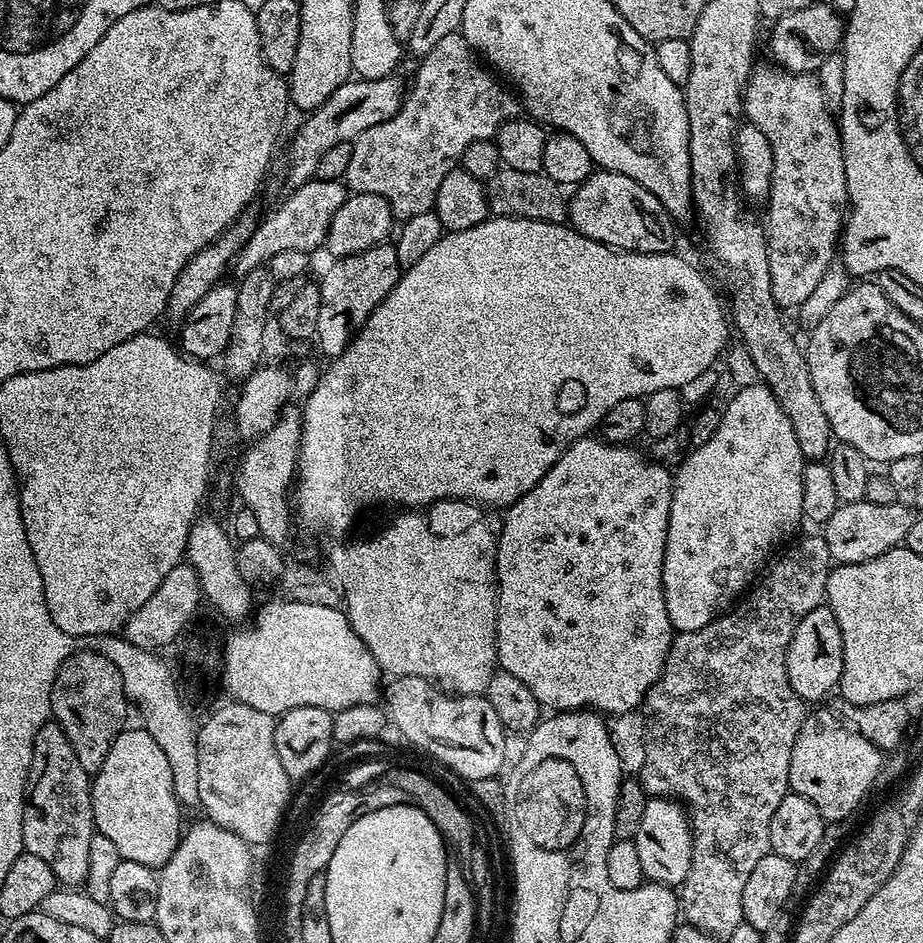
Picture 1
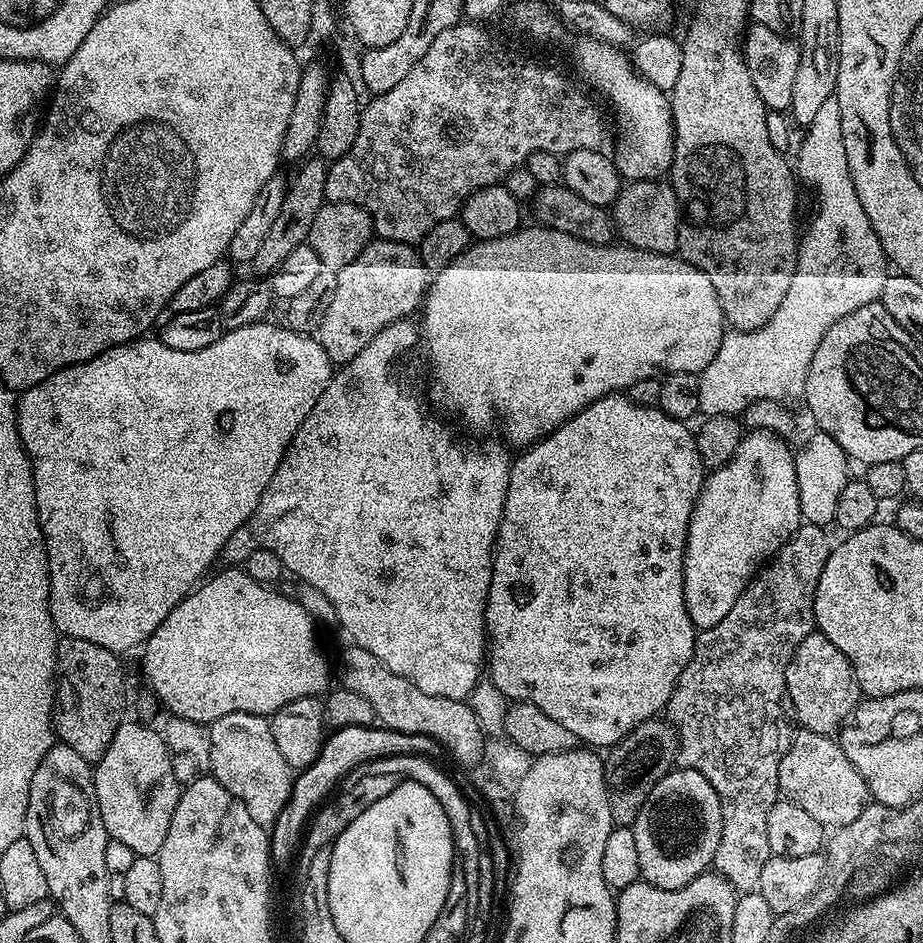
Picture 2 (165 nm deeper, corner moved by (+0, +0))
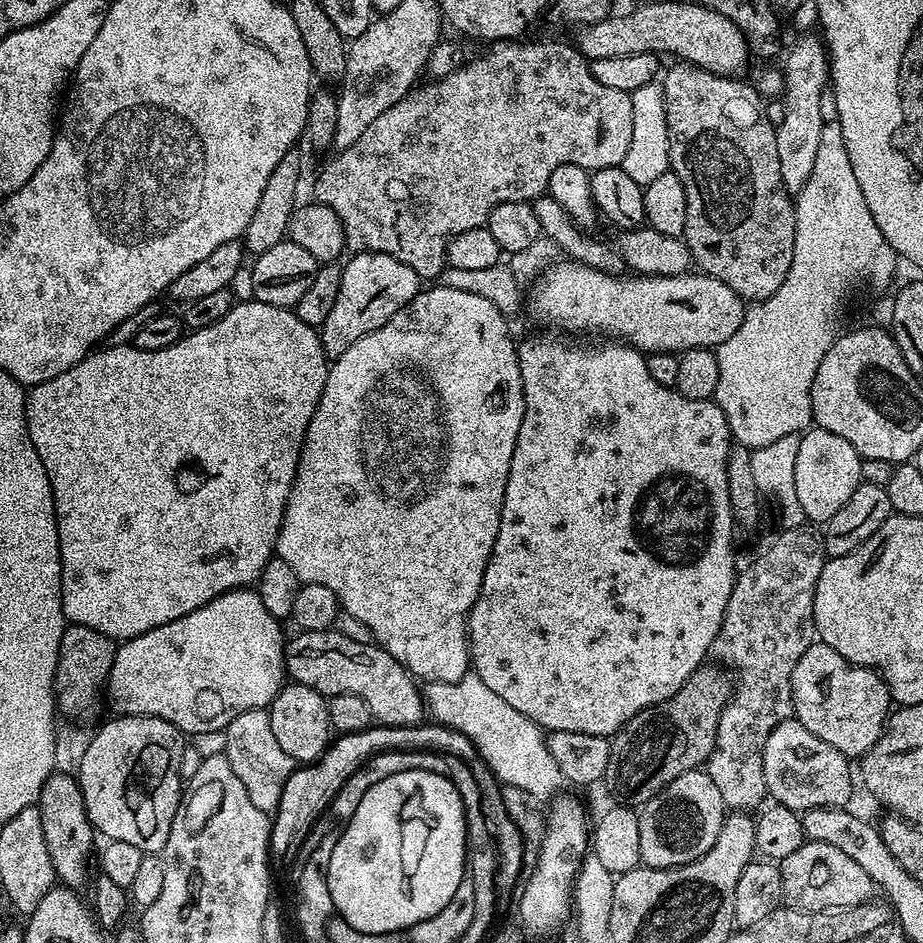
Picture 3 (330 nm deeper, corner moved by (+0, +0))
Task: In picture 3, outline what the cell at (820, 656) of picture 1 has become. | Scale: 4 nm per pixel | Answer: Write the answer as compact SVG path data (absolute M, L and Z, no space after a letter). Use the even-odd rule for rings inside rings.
M823 642L812 643L806 654L798 658L798 666L794 666L792 711L795 719L800 720L810 734L822 738L822 742L830 742L830 746L844 756L866 755L883 734L893 708L886 682L873 668L851 664L838 650Z

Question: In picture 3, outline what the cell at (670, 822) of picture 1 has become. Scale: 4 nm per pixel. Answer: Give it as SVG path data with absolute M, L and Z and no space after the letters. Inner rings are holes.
M699 768L679 775L639 809L641 863L647 868L666 869L697 860L714 846L727 810L718 786L707 771Z

